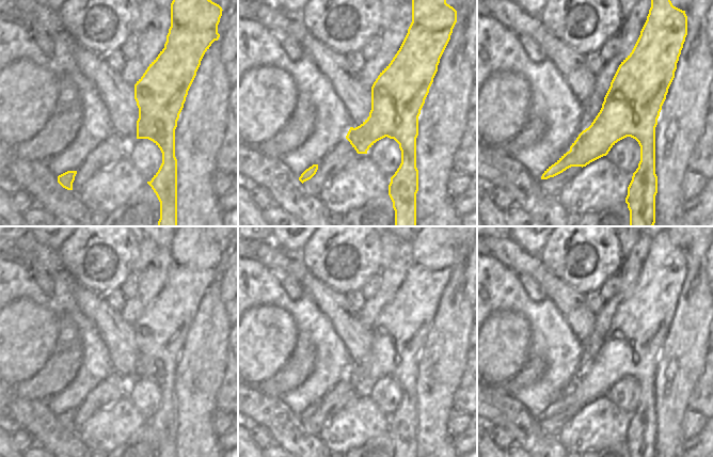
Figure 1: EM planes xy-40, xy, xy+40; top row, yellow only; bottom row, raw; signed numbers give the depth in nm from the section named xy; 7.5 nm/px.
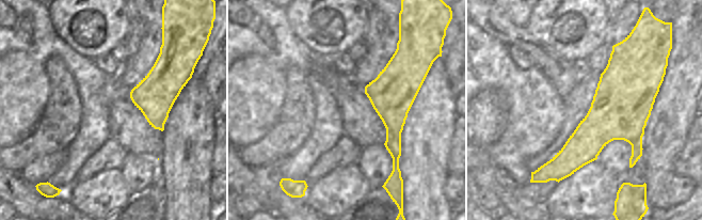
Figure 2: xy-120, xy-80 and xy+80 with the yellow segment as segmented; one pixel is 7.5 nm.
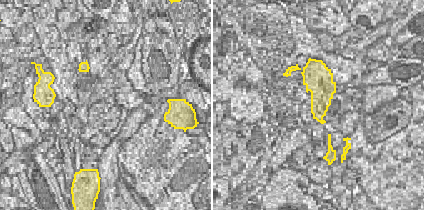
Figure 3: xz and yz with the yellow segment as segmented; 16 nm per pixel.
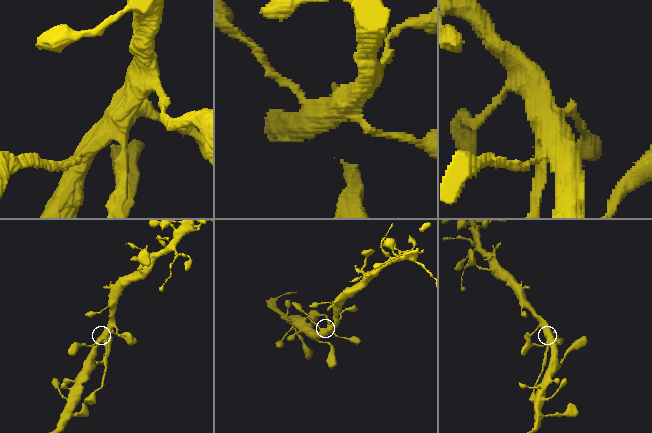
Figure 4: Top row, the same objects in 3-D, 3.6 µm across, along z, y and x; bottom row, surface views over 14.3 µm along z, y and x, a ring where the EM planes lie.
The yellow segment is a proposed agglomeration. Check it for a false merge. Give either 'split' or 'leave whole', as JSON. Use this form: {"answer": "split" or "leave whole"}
{"answer": "leave whole"}

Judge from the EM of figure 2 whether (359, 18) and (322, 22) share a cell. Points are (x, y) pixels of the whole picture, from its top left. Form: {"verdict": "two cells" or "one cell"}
{"verdict": "one cell"}

